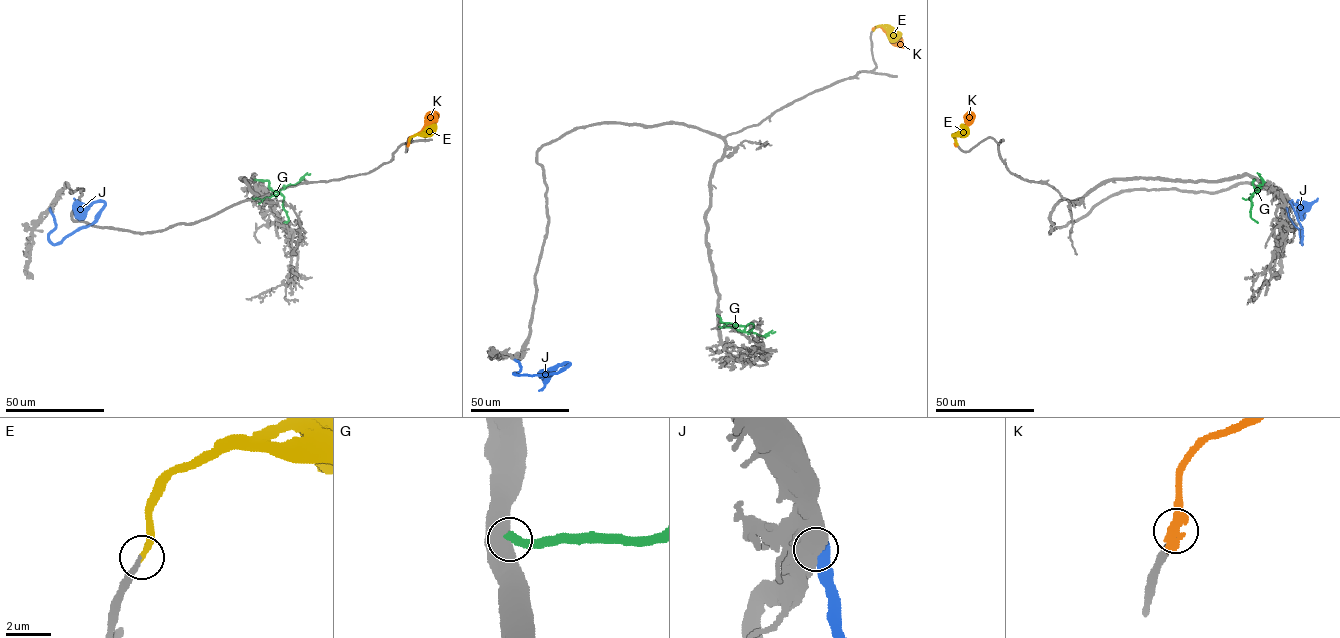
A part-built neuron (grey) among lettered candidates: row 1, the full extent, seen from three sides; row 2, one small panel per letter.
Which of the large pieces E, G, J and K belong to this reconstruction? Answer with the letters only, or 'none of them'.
E

